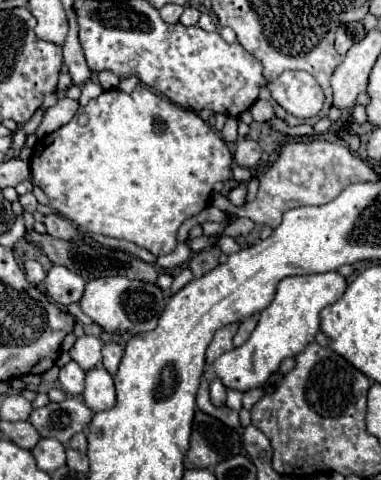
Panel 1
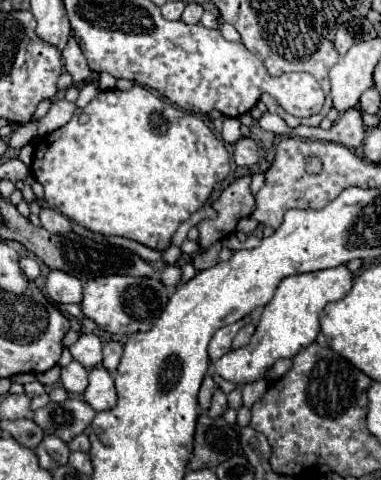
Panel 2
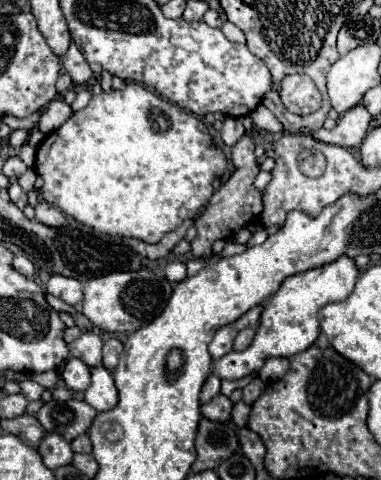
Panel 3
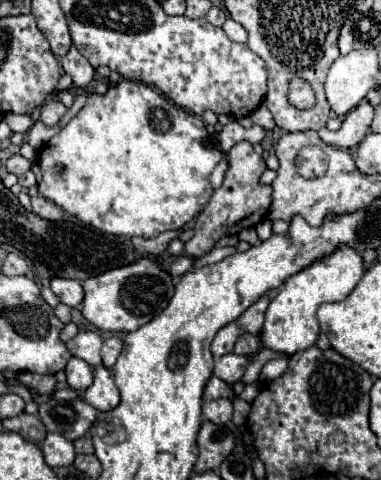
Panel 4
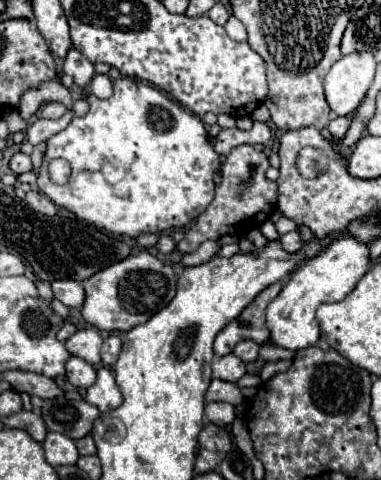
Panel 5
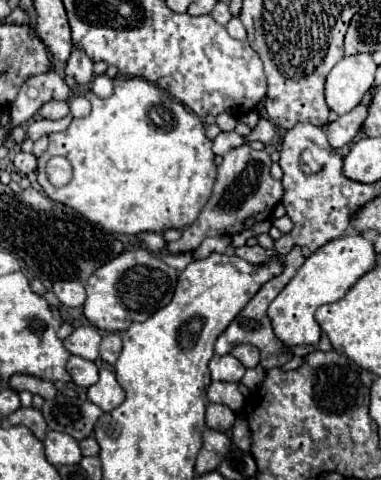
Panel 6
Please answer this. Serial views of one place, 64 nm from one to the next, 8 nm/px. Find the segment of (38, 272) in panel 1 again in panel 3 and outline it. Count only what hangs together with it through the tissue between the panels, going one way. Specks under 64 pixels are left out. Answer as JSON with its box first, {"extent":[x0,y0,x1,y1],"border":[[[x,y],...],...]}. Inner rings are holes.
{"extent":[12,256,34,278],"border":[[[16,256],[16,258],[12,260],[12,268],[18,270],[20,274],[28,276],[28,278],[34,276],[34,266],[32,266],[32,262],[30,262],[26,256]]]}

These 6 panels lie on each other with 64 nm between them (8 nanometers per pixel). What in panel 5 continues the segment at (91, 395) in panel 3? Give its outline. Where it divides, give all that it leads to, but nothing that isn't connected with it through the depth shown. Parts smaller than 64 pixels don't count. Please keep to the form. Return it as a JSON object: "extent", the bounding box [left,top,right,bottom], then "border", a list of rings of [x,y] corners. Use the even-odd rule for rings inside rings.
{"extent":[86,366,124,412],"border":[[[100,366],[96,374],[98,374],[98,380],[96,380],[96,384],[92,384],[88,388],[86,400],[90,404],[94,404],[96,408],[100,408],[100,412],[108,412],[108,410],[118,408],[124,398],[122,398],[122,392],[116,386],[112,370],[106,368],[106,366]]]}

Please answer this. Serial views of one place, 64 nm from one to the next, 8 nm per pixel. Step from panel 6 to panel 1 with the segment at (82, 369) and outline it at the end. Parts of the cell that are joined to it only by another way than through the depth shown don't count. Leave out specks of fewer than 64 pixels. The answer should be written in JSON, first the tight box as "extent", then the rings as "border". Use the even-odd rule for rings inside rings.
{"extent":[60,362,86,394],"border":[[[68,362],[66,366],[60,368],[60,384],[62,384],[62,390],[68,394],[82,394],[84,378],[86,378],[86,372],[76,362]]]}

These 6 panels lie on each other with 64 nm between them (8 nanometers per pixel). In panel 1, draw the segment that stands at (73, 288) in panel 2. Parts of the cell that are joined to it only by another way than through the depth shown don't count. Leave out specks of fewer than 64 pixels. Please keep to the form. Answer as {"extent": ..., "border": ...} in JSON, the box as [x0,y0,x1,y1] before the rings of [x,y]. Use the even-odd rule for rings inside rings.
{"extent":[44,266,84,306],"border":[[[52,266],[44,280],[44,286],[48,296],[64,306],[78,302],[84,294],[84,280],[74,272],[68,272],[64,266]]]}

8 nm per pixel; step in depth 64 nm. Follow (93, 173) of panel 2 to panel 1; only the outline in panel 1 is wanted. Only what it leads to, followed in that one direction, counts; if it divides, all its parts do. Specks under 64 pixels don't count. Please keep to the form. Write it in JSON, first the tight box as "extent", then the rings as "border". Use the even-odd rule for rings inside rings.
{"extent":[30,84,232,256],"border":[[[138,84],[134,88],[134,92],[130,92],[130,94],[126,94],[126,92],[118,90],[118,88],[106,90],[98,98],[90,100],[86,106],[78,108],[76,116],[68,124],[64,124],[56,132],[52,132],[52,134],[48,134],[48,136],[44,136],[44,138],[40,138],[36,142],[34,156],[32,156],[32,162],[30,162],[30,170],[32,170],[34,182],[44,190],[44,194],[50,200],[50,206],[56,212],[60,212],[62,216],[66,216],[68,220],[72,220],[74,224],[78,224],[80,228],[84,228],[88,232],[130,240],[130,242],[150,250],[154,256],[168,254],[168,252],[172,252],[176,248],[176,232],[178,232],[180,224],[186,218],[198,214],[202,208],[206,208],[210,204],[210,194],[212,194],[214,184],[216,182],[224,182],[224,180],[228,180],[232,176],[232,168],[230,166],[232,166],[232,152],[228,150],[226,142],[196,112],[180,108],[178,104],[174,104],[168,98],[152,92],[144,84]]]}

